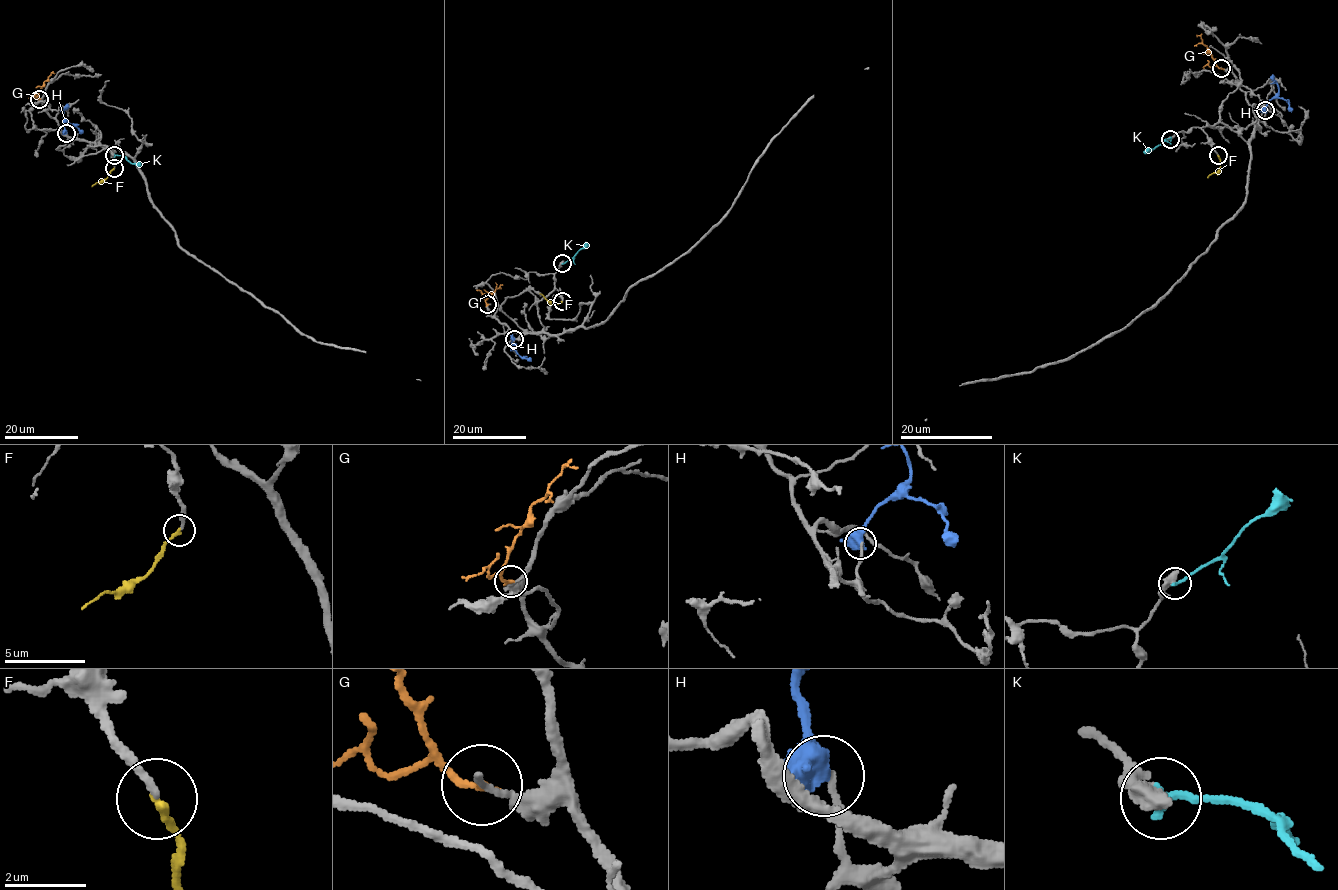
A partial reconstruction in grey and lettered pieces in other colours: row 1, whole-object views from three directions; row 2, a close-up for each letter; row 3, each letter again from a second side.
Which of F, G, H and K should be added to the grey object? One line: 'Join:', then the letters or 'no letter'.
Join: F

